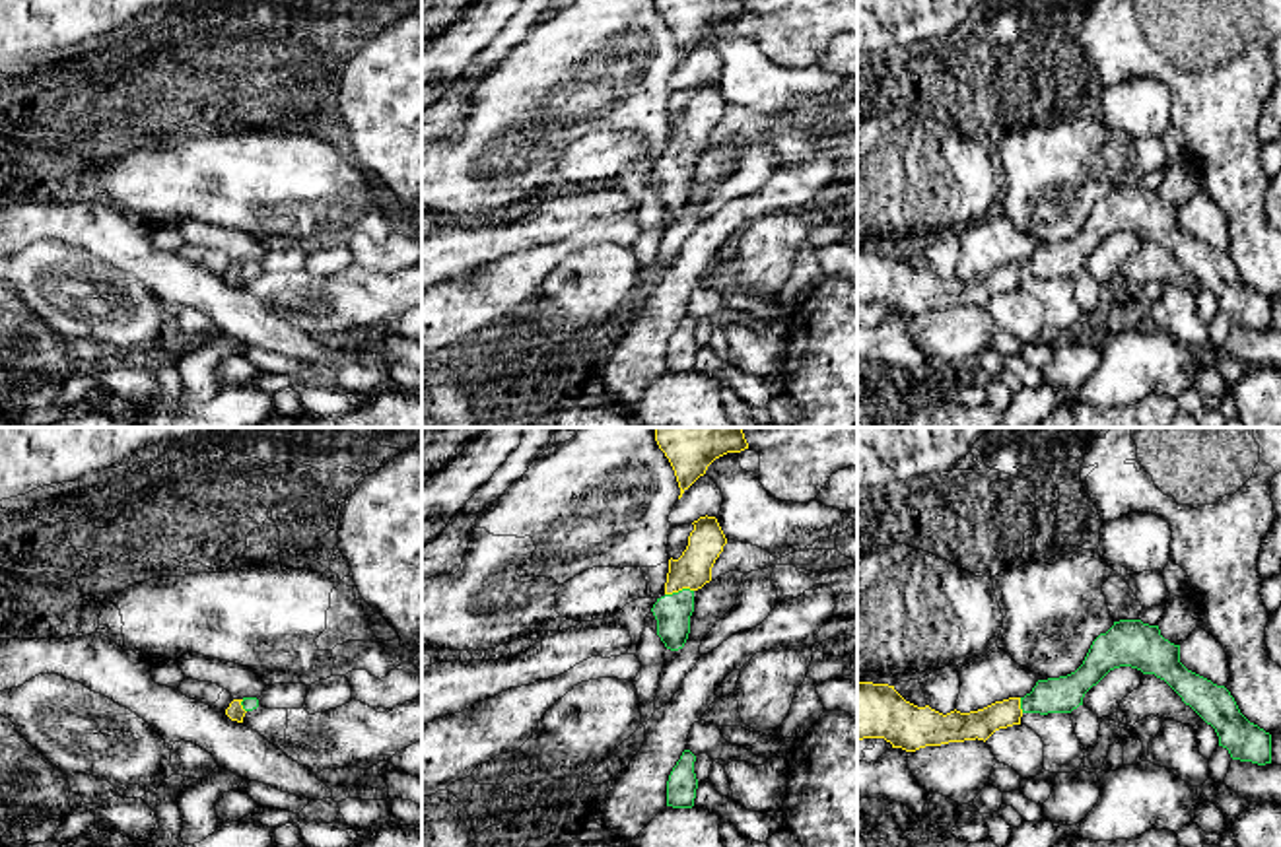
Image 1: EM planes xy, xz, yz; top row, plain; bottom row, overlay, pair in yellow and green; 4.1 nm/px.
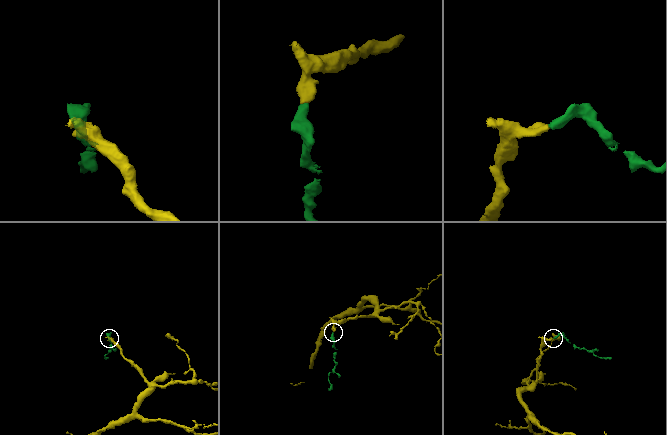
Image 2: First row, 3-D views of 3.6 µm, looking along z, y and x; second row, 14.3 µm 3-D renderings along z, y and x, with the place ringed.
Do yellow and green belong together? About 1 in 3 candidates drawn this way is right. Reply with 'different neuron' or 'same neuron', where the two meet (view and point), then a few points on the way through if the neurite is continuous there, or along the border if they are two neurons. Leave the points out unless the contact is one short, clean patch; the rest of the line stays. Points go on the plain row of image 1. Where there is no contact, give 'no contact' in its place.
same neuron | xz (679, 154) | across xz (692, 135), (679, 154), (679, 168), (673, 177)

